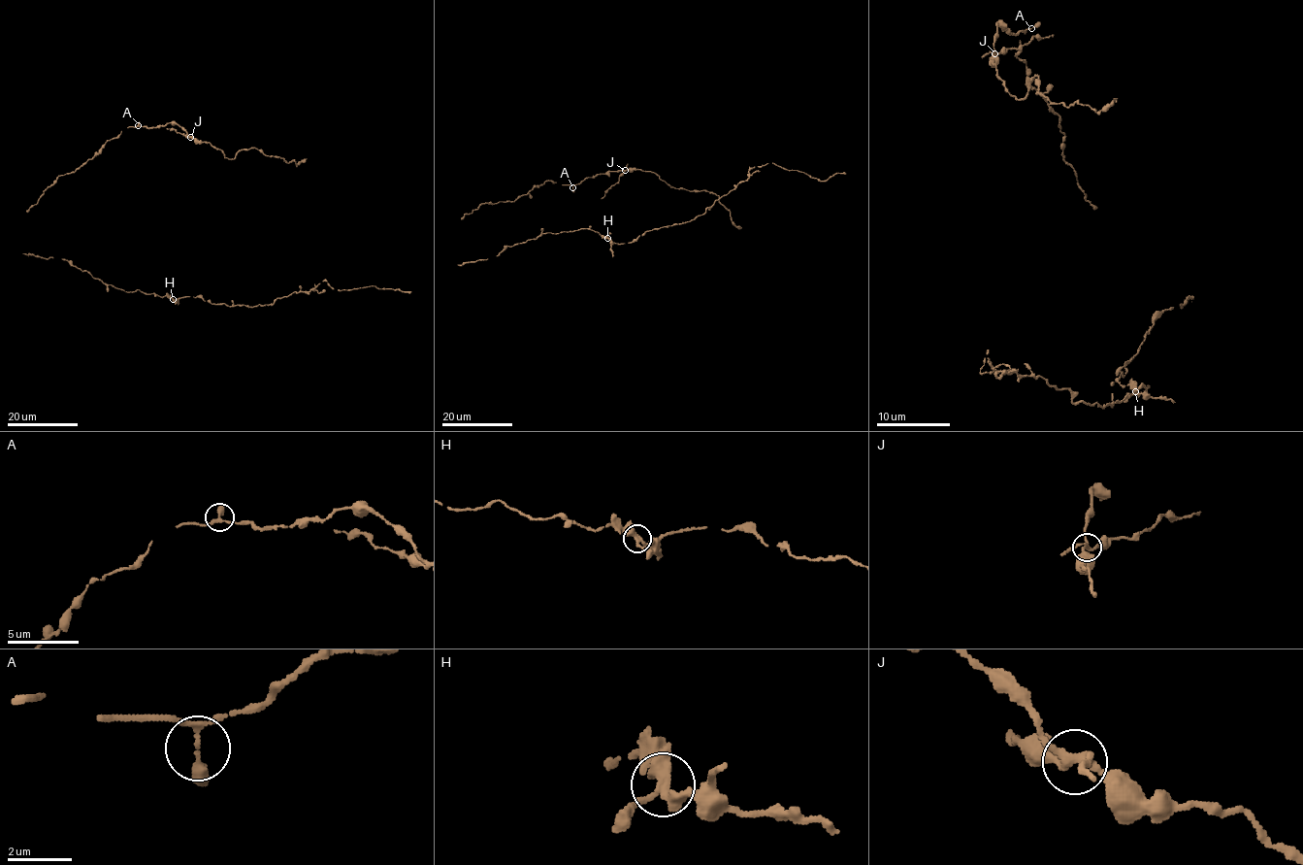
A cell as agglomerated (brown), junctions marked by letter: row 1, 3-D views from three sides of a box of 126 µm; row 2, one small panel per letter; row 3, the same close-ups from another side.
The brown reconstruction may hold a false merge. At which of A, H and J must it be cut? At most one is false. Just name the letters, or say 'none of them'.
J

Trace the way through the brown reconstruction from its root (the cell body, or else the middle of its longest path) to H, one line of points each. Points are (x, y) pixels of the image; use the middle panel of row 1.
H: (497, 255), (507, 247), (548, 232), (557, 234), (589, 228), (607, 238)

